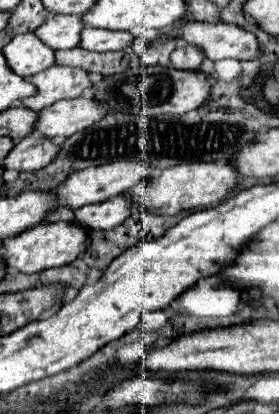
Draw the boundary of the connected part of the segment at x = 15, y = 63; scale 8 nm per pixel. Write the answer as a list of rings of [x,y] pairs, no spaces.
[[[32,32],[14,36],[2,48],[2,54],[6,56],[10,70],[22,78],[34,76],[54,64],[54,50],[50,52],[50,48],[42,44]]]

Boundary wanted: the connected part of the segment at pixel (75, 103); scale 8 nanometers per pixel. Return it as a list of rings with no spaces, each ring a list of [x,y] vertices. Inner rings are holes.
[[[74,98],[74,100],[60,100],[50,108],[38,112],[36,130],[44,138],[58,138],[64,140],[74,132],[86,130],[90,124],[102,120],[106,116],[106,108],[92,98]]]

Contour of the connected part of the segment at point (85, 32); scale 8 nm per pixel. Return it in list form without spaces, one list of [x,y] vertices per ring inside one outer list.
[[[82,28],[80,32],[80,48],[90,52],[112,52],[112,50],[130,50],[134,36],[130,32],[106,32],[98,28]]]

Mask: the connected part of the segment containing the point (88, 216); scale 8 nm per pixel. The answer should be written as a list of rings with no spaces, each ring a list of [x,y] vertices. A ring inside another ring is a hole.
[[[116,196],[106,202],[90,204],[74,212],[74,222],[84,230],[106,230],[122,224],[132,214],[132,204],[126,196]]]

